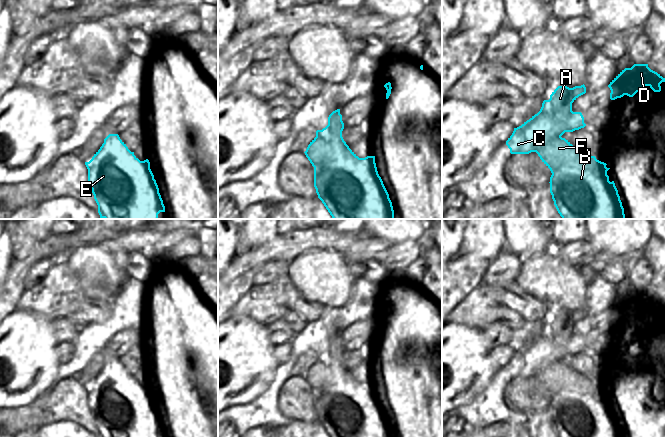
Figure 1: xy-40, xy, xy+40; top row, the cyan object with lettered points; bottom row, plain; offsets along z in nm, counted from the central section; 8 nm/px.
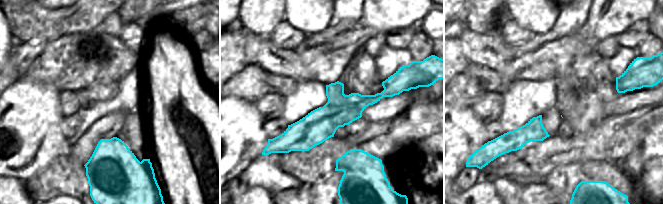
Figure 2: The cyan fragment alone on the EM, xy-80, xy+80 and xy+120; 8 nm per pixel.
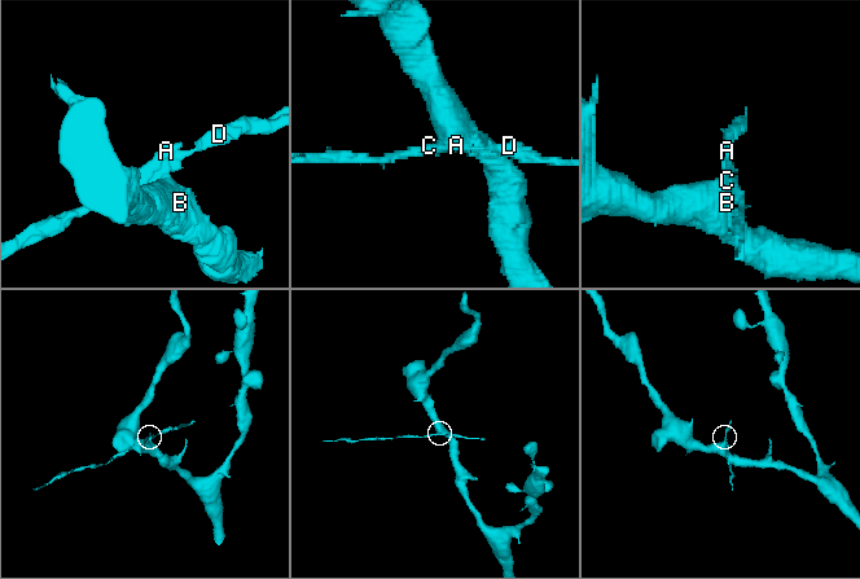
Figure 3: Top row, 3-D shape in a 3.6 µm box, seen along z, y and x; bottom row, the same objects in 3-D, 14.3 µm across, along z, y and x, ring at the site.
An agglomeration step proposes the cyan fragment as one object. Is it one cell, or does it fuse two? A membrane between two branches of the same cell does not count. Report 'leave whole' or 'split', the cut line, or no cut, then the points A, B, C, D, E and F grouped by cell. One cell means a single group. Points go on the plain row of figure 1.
split; cut in xy+40 along (560, 360), (545, 365), (535, 375); A C D / B E F

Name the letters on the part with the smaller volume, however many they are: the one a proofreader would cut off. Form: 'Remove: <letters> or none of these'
Remove: A, C, D

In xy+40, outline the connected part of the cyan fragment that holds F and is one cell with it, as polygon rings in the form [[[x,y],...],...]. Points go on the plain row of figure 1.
[[[562,361],[553,362],[536,375],[550,393],[550,417],[558,437],[624,437],[614,405],[609,405],[606,387],[596,383]]]

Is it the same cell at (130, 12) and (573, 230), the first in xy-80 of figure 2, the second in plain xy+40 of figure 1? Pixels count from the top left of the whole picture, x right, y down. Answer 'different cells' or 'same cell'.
different cells

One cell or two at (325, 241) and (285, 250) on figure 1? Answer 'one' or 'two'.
two

